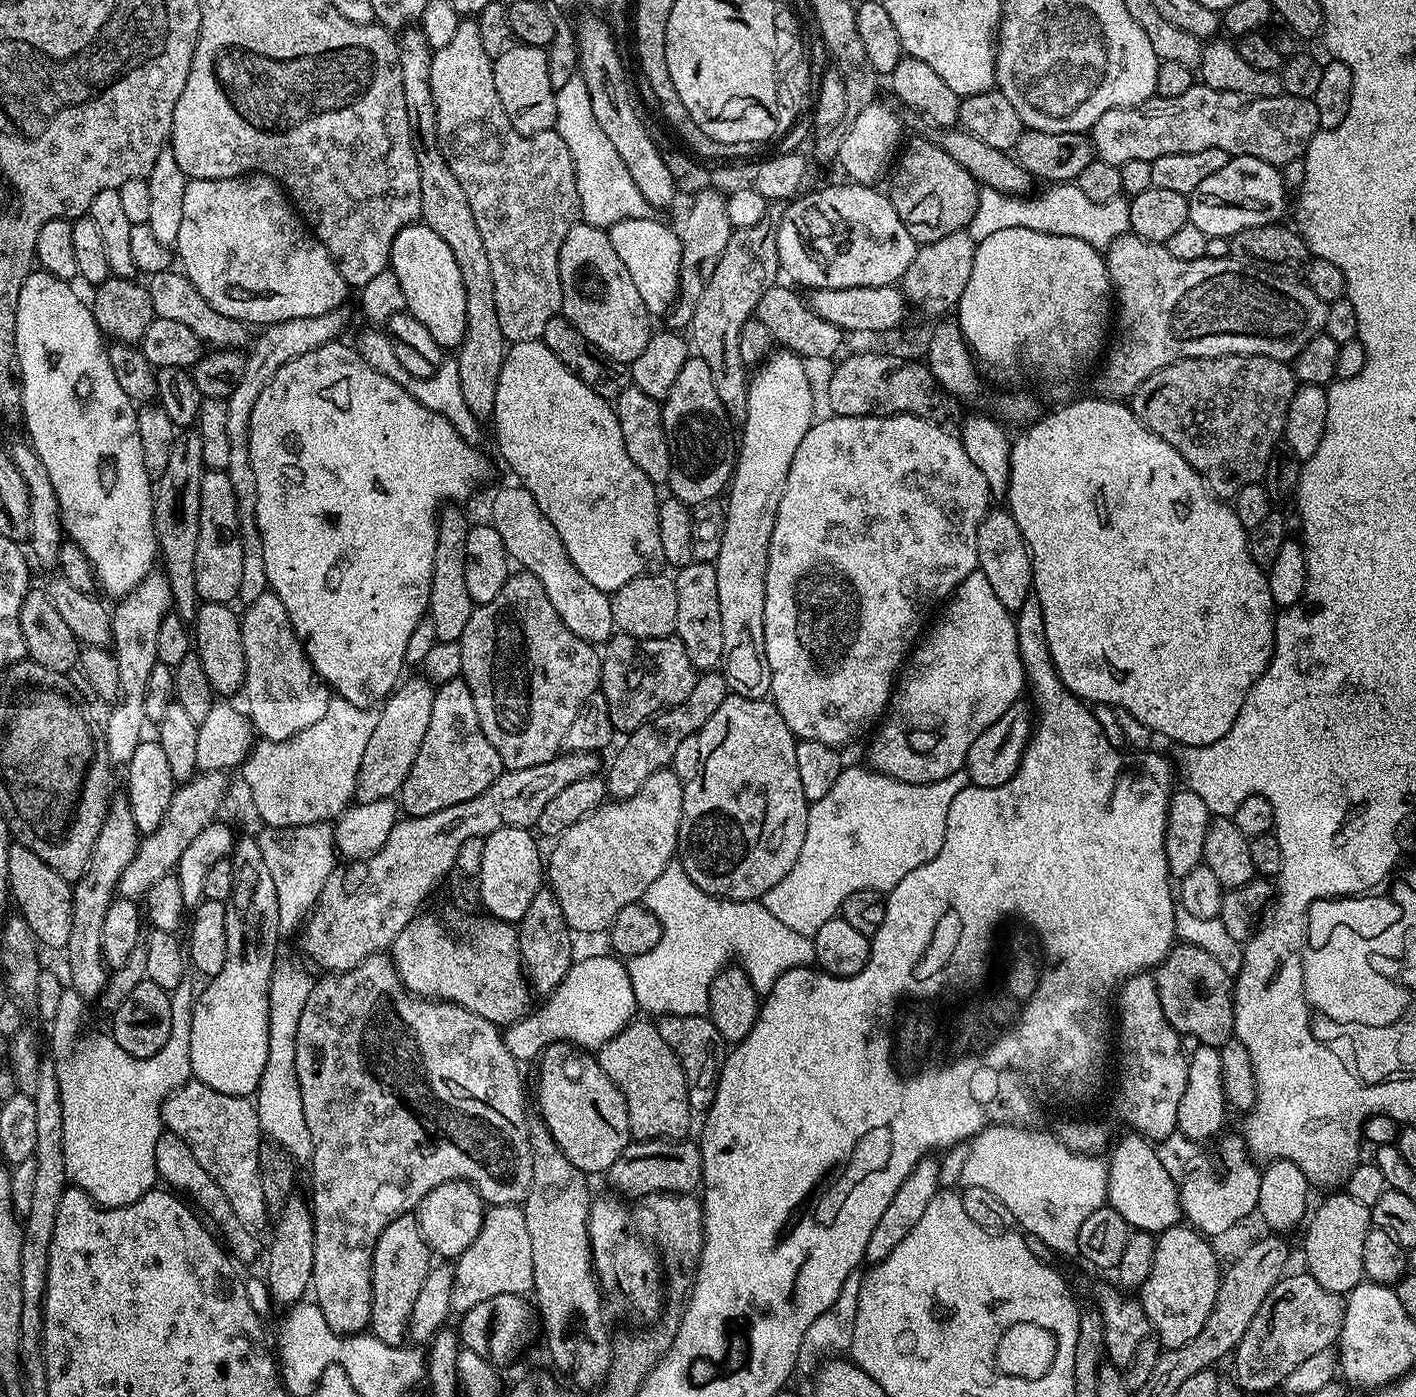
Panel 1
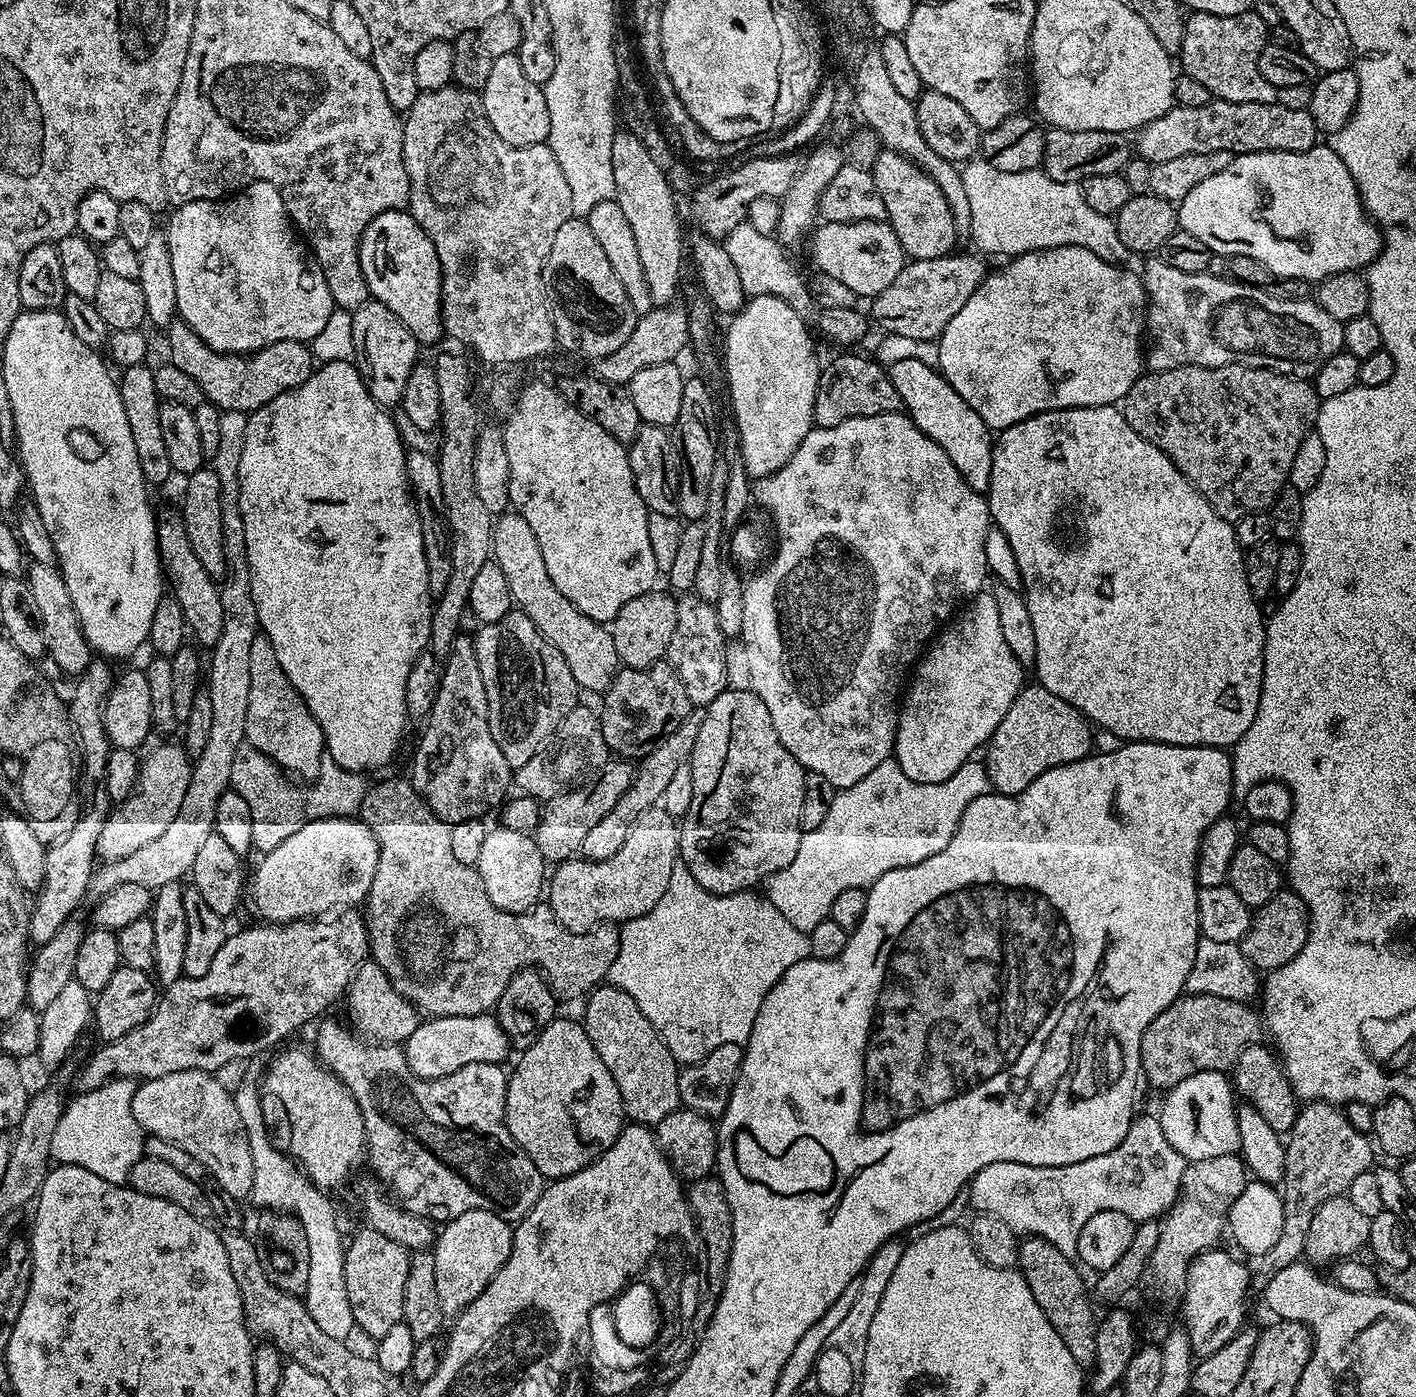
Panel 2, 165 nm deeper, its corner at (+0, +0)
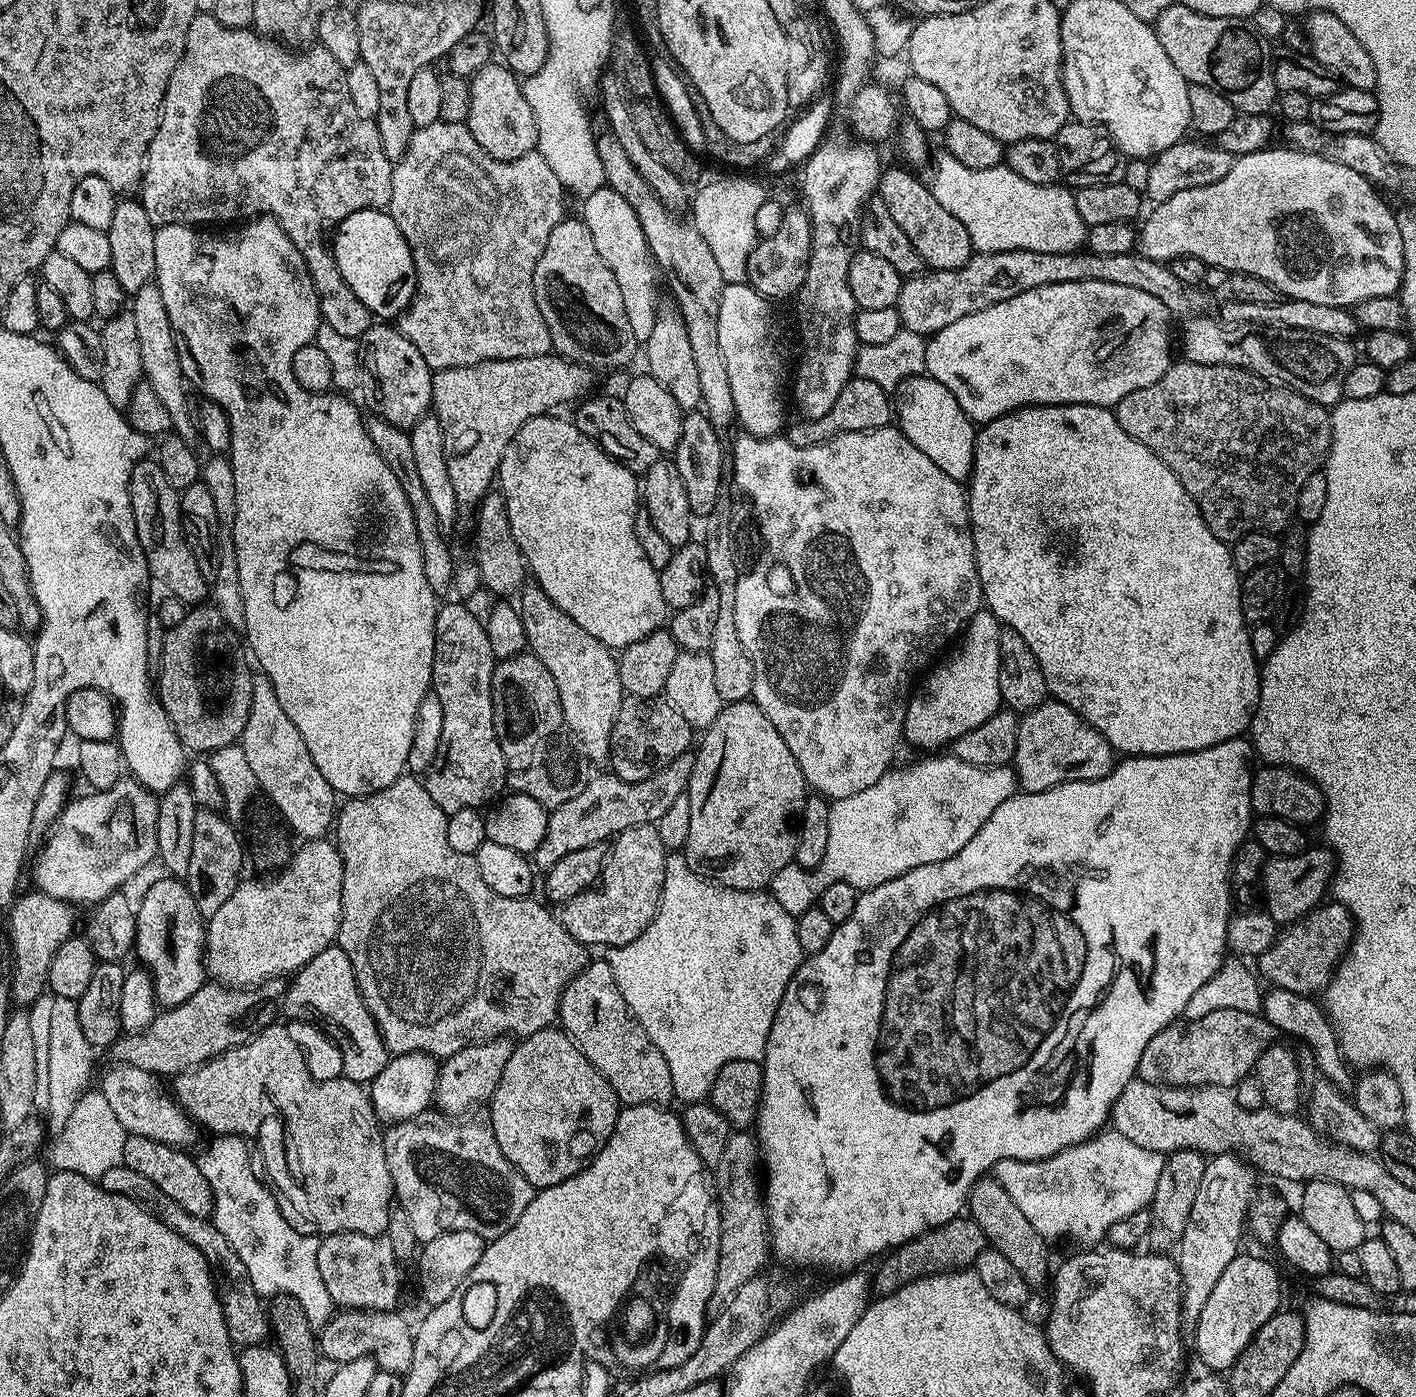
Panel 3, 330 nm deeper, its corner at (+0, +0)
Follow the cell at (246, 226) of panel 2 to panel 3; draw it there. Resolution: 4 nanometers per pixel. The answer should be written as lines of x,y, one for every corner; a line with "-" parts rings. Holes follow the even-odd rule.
261,214
233,228
236,228
233,232
224,232
228,230
201,230
199,227
190,224
159,225
154,234
154,262
156,263
154,283
157,290
162,294
162,306
166,306
166,314
170,316
170,326
172,327
172,333
176,336
176,349
178,350
180,365
184,371
185,381
200,380
200,388
205,392
203,395
216,403
218,407
223,408
226,418
230,422
230,459
234,470
234,526
232,527
232,537
234,538
234,550
238,558
238,582
242,582
242,606
246,606
243,631
248,632
248,640
246,636
247,647
250,649
254,660
254,655
256,655
256,660
260,663
259,671
267,676
268,681
274,686
274,694
278,694
278,702
282,702
282,710
286,710
286,714
290,714
290,722
294,722
294,726
298,726
298,734
302,734
302,738
306,742
306,750
310,750
310,758
314,758
314,766
318,766
318,770
322,770
322,778
326,778
326,782
330,782
332,789
341,797
372,796
378,790
386,790
386,786
390,786
405,775
408,767
408,755
410,754
410,746
414,742
418,706
422,702
422,698
426,698
426,694
432,686
438,598
430,590
430,582
426,582
426,570
422,570
422,550
418,542
418,530
416,529
410,502
406,498
398,478
394,478
394,470
390,470
390,466
386,466
386,462
382,462
382,454
378,454
374,442
370,442
365,417
360,417
359,410
347,400
349,398
347,395
302,390
302,386
296,381
292,373
294,354
298,354
298,350
302,346
315,341
316,332
322,323
320,319
320,297
317,296
314,290
302,254
298,254
298,246
294,246
294,242
290,242
290,238
284,233
282,226
278,226
278,222
267,214

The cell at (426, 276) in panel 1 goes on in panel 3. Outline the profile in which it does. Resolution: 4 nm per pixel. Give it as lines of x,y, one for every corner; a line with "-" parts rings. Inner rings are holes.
379,208
358,210
336,225
334,235
336,237
330,240
332,256
338,262
338,270
342,270
342,278
346,278
350,290
354,290
354,294
358,294
358,298
362,298
365,306
372,311
373,317
381,321
392,322
403,316
416,297
416,267
410,246
402,230
398,230
394,218

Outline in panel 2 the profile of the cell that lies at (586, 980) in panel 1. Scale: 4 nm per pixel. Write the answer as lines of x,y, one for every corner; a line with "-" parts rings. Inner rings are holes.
484,1013
429,1017
415,1028
414,1033
404,1042
403,1050
407,1054
407,1064
417,1077
437,1080
474,1062
501,1065
511,1054
512,1047
495,1015

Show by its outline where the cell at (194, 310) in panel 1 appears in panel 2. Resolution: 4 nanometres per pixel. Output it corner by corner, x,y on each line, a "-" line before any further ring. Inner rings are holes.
179,318
168,325
166,335
172,351
171,364
190,374
204,392
205,401
215,404
220,412
257,412
266,402
278,398
278,394
302,386
314,371
312,349
303,340
279,340
251,354
216,352

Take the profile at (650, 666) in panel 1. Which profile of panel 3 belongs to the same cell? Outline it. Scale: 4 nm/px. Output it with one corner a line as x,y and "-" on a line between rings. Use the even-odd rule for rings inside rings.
625,695
614,718
610,738
606,741
606,752
609,757
612,755
611,771
618,778
626,782
642,782
653,776
659,768
665,768
683,752
689,751
693,744
694,729
667,700
643,700
637,696

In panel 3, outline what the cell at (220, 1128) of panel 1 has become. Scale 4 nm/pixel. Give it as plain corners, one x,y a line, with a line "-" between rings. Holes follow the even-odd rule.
123,1062
113,1063
113,1068
104,1072
104,1081
98,1084
98,1090
106,1098
114,1118
122,1122
124,1131
142,1138
154,1138
154,1142
168,1144
172,1148
184,1148
196,1140
198,1125
162,1085
161,1077
154,1072
138,1070

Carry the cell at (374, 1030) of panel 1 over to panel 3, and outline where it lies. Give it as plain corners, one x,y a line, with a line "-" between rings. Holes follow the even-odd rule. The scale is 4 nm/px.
427,1110
409,1120
393,1123
383,1133
392,1191
420,1242
433,1240
438,1238
438,1234
454,1230
470,1230
470,1234
478,1234
485,1242
496,1240
506,1234
518,1218
522,1218
522,1210
530,1206
534,1195
532,1184
526,1182
526,1178
522,1178
520,1171
508,1161
506,1154
498,1150
498,1142
487,1123
468,1124
464,1129
456,1124
459,1123
453,1122
439,1110

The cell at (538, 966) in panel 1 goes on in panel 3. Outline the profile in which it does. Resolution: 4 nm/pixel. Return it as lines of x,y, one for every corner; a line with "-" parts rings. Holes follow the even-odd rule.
497,1038
484,1040
481,1044
471,1044
447,1057
439,1065
434,1097
435,1107
449,1118
460,1118
456,1116
470,1111
475,1104
480,1104
483,1100
484,1103
491,1101
498,1086
498,1078
502,1078
502,1070
506,1070
506,1062
510,1062
513,1047
511,1039

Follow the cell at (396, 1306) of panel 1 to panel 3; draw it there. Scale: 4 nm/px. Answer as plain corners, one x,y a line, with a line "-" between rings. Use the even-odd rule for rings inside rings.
330,1232
318,1246
318,1274
322,1274
333,1305
340,1310
393,1311
400,1300
400,1269
394,1249
384,1236

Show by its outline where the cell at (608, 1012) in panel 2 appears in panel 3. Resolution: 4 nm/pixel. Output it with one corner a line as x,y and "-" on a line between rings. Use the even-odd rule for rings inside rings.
607,959
595,960
585,964
584,969
564,987
564,993
560,996
559,1027
571,1038
574,1046
578,1046
580,1053
599,1070
602,1078
610,1082
621,1105
667,1105
667,1100
673,1099
670,1066
666,1066
666,1058
662,1058
662,1050
658,1050
658,1046
650,1042
646,1030
642,1030
642,1026
626,1006
622,998
622,990
618,990
618,982
614,982
614,974
610,970

